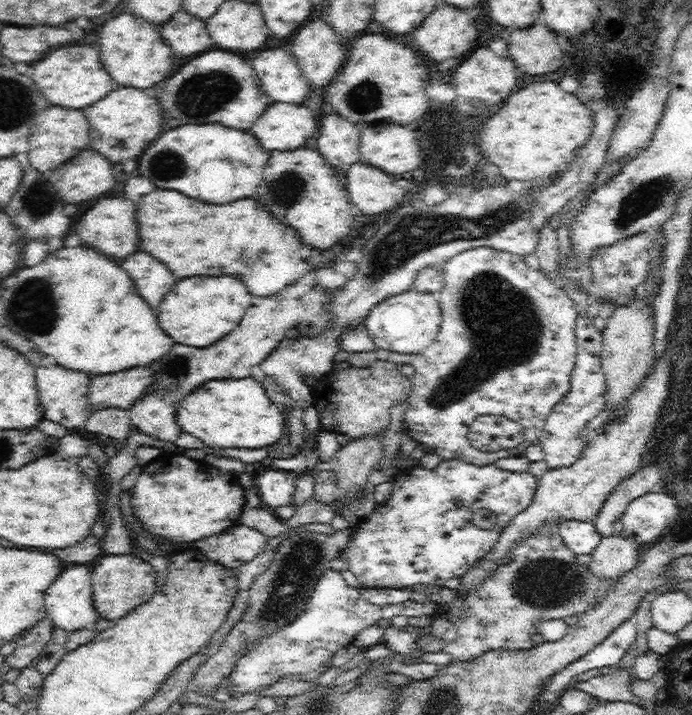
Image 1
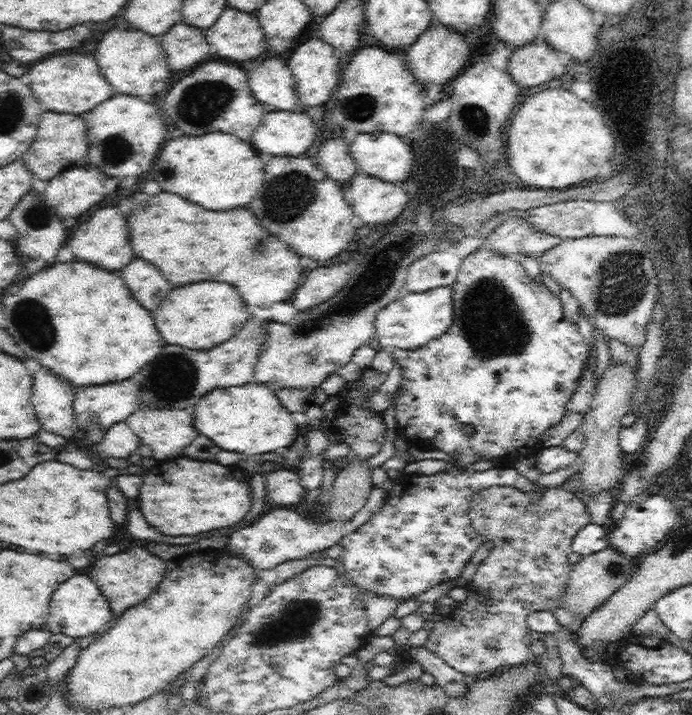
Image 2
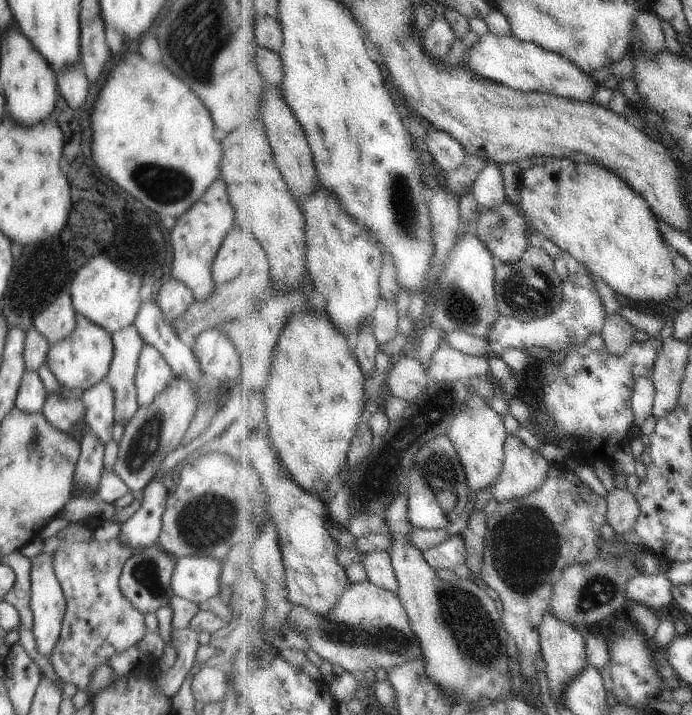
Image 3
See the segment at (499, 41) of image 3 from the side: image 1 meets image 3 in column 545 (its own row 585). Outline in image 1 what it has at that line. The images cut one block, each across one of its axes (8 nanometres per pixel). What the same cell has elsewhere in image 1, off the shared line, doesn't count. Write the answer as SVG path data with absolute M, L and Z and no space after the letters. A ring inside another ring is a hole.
M94 562L90 563L63 563L58 571L56 580L44 592L44 605L53 624L66 630L73 631L81 628L95 627L100 619L92 607L92 576ZM66 564L66 566L64 566Z

